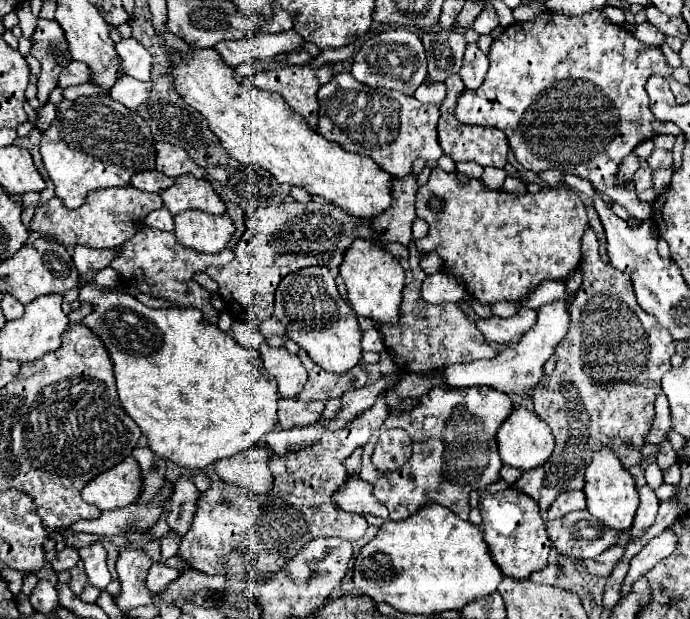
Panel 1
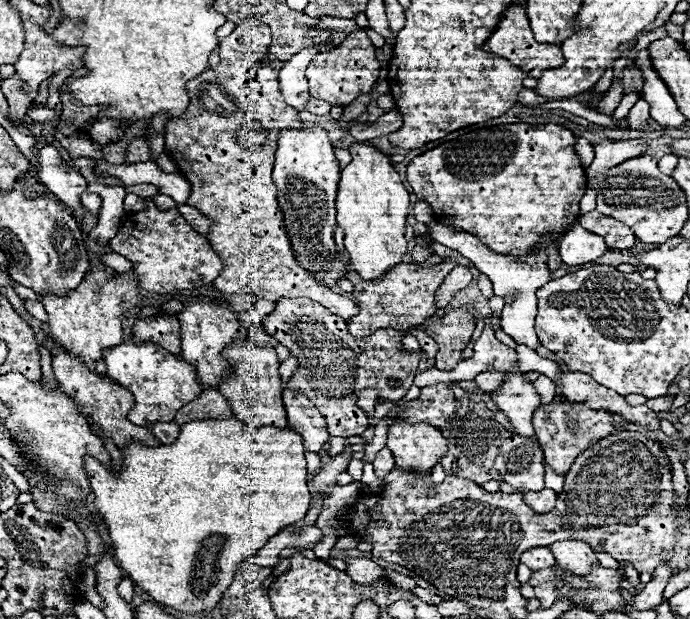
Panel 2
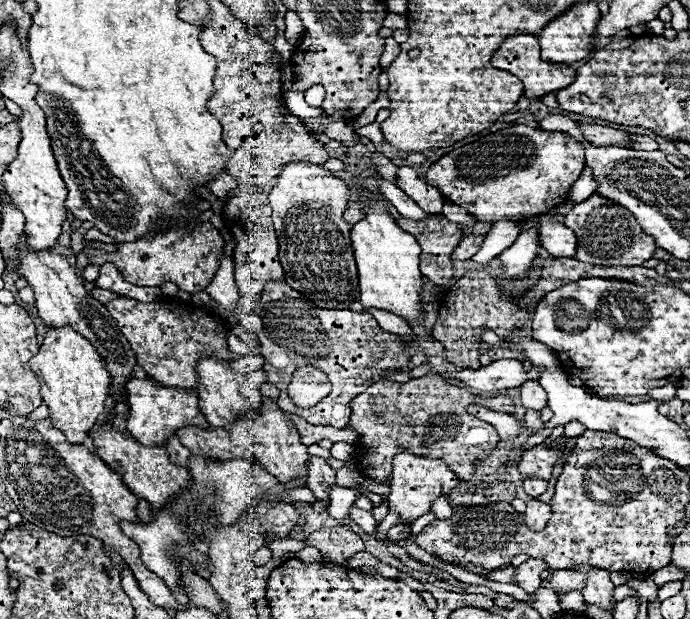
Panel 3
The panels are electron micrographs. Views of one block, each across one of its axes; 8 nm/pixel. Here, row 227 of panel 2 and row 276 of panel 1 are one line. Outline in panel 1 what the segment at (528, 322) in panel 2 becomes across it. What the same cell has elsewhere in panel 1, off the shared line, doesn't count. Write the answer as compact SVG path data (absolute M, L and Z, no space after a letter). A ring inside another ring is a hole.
M430 274L422 282L420 296L428 304L444 304L444 302L460 302L468 296L464 284L460 280L452 280L448 274Z

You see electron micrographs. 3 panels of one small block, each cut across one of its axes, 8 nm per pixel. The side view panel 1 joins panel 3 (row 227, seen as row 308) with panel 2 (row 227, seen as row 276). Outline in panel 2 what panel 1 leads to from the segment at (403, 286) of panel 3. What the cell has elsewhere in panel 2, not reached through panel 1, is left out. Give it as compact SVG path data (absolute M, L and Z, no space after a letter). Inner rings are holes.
M354 144L350 148L352 162L342 168L336 196L338 226L344 228L344 246L348 260L364 280L378 280L392 266L400 264L406 254L406 216L408 190L402 186L390 158L368 144Z

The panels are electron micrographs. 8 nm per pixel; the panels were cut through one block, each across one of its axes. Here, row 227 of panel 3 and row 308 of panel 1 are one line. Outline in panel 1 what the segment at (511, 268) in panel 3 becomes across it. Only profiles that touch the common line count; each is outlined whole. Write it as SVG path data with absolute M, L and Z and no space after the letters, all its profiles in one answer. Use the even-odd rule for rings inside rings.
M546 280L544 284L540 284L540 286L522 302L522 306L528 306L528 308L538 310L542 304L552 304L552 302L556 302L556 300L564 300L564 296L566 296L564 282Z

